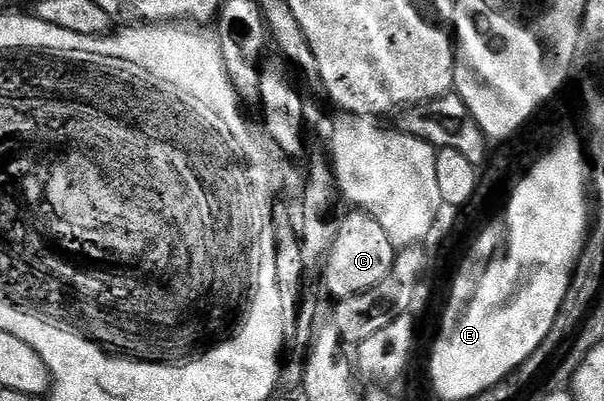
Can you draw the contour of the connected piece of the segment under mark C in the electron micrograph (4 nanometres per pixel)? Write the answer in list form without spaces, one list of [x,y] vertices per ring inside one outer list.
[[[350,212],[344,217],[342,216],[339,223],[339,231],[331,254],[328,256],[326,270],[321,274],[322,285],[327,285],[327,290],[332,294],[332,299],[356,298],[357,295],[363,294],[366,290],[371,290],[374,286],[379,286],[388,276],[395,266],[395,255],[397,248],[389,240],[389,236],[385,232],[385,228],[381,228],[381,224],[377,224],[377,220],[373,220],[373,216],[362,212]]]

